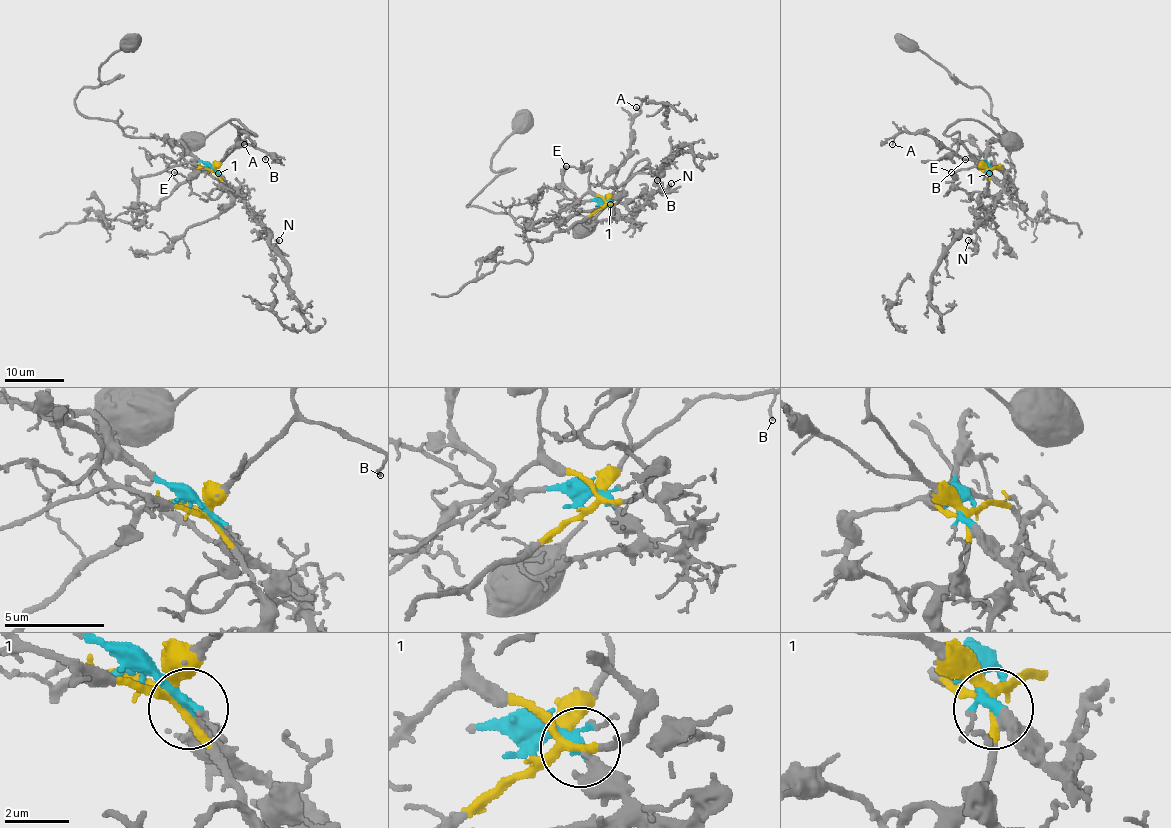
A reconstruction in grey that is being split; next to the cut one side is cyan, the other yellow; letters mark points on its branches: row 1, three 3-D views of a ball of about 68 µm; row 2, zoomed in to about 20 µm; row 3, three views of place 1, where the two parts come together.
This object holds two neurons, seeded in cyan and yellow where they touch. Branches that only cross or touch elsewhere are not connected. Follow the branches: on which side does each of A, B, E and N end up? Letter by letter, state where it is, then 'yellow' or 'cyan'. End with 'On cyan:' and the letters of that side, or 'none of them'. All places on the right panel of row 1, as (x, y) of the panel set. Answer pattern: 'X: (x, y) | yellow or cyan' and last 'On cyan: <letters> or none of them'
A: (892, 144) | yellow
B: (965, 159) | yellow
E: (951, 172) | yellow
N: (968, 240) | cyan
On cyan: N

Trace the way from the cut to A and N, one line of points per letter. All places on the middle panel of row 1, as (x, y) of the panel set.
A: (602, 206), (615, 188), (613, 178), (628, 153), (631, 122), (640, 111), (636, 107)
N: (602, 206), (607, 202), (628, 218), (656, 191), (664, 191), (671, 184)

